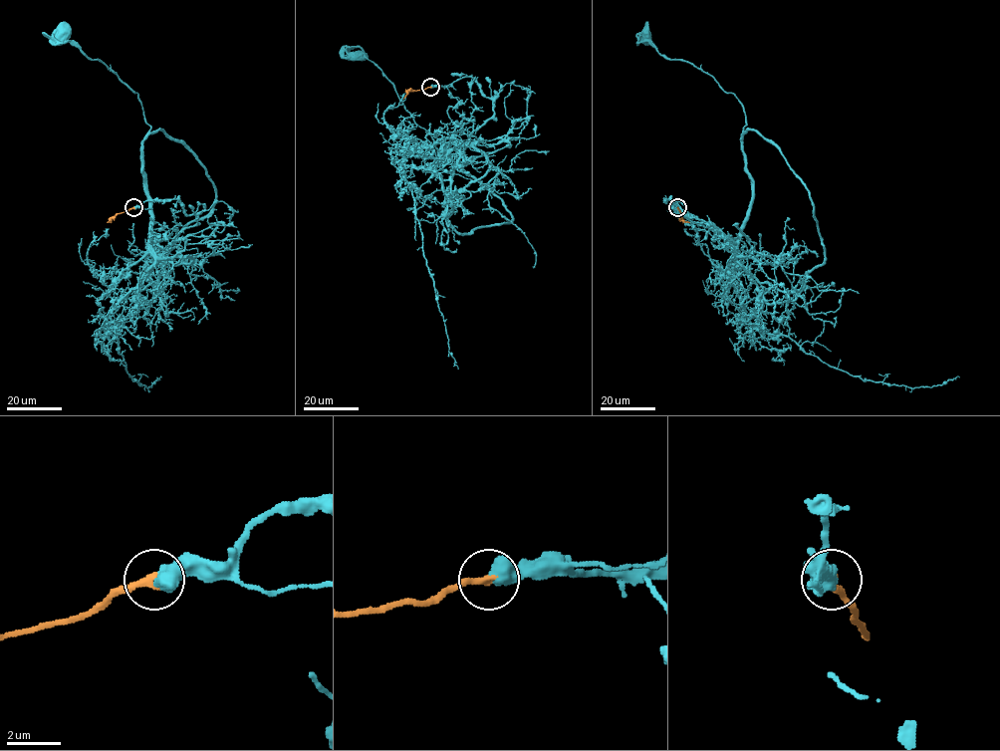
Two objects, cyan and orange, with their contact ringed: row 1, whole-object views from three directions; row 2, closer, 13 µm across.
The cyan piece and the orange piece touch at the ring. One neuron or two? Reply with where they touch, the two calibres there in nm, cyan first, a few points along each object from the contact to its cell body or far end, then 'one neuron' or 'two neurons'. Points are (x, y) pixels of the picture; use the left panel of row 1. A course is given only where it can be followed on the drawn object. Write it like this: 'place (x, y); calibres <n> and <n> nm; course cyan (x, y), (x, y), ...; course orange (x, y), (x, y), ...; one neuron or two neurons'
place (133, 207); calibres 650 and 320 nm; course cyan (133, 207), (176, 199), (196, 223), (152, 251), (143, 155), (150, 127), (140, 101), (63, 35); course orange (133, 207), (118, 213), (107, 222); one neuron

